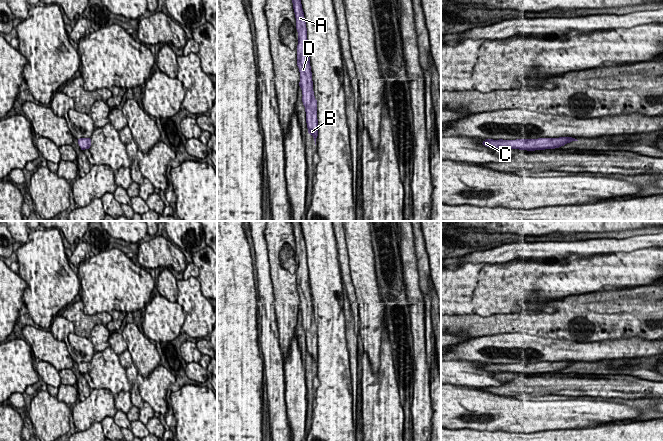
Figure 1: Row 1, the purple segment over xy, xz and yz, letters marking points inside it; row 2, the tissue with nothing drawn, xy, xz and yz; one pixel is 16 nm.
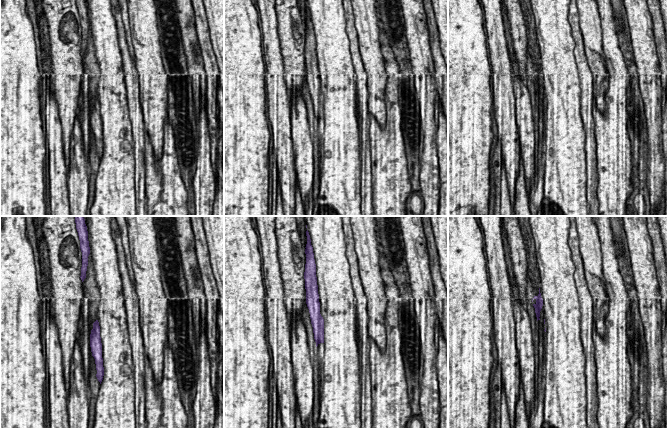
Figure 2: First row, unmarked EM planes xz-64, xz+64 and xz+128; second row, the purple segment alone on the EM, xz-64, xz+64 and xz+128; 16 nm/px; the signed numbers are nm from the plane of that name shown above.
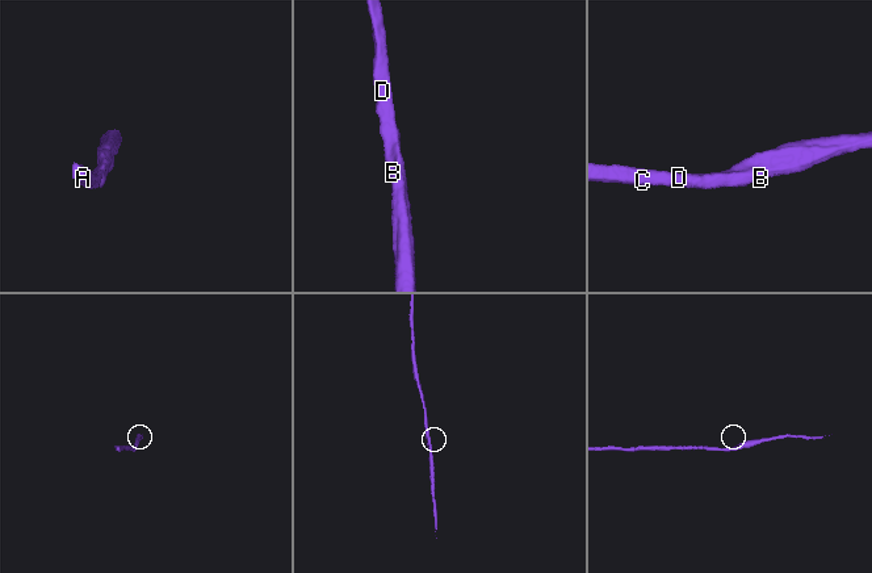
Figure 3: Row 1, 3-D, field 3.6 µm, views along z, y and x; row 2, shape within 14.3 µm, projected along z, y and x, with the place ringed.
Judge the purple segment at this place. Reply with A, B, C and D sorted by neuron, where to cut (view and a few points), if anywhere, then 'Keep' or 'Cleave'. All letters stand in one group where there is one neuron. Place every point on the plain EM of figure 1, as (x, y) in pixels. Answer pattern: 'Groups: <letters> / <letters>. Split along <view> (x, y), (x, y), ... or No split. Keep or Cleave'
Groups: A B C D. No split. Keep

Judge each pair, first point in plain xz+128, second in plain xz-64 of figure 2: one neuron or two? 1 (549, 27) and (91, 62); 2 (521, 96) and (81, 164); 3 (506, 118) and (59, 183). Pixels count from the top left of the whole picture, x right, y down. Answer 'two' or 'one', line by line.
1: two
2: one
3: one

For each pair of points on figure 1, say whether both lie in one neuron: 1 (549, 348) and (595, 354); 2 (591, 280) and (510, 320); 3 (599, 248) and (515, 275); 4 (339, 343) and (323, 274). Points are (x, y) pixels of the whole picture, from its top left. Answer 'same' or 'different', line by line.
1: same
2: different
3: different
4: same

